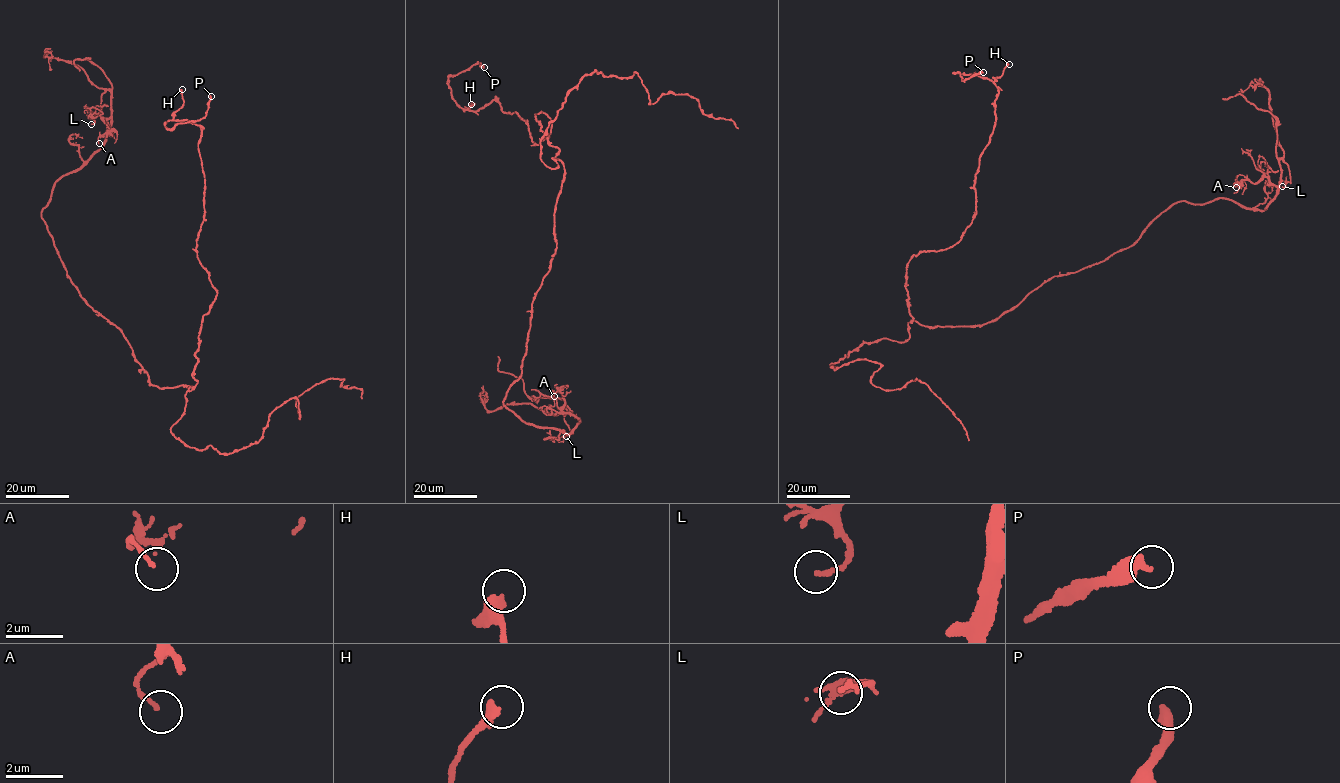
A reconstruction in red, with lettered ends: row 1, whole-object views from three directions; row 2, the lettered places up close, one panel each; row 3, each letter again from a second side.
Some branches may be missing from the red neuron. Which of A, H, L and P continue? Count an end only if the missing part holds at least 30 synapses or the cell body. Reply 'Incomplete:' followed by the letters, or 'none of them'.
Incomplete: none of them

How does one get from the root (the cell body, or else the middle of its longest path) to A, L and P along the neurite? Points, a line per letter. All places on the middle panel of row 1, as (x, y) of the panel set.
A: (556, 241), (503, 404), (571, 433), (578, 420), (554, 396)
L: (556, 241), (531, 304), (521, 376), (503, 404), (526, 423), (569, 433), (579, 423), (567, 407), (566, 436)
P: (556, 241), (564, 167), (534, 114), (550, 120), (535, 145), (497, 100), (464, 110), (448, 76), (484, 67)

